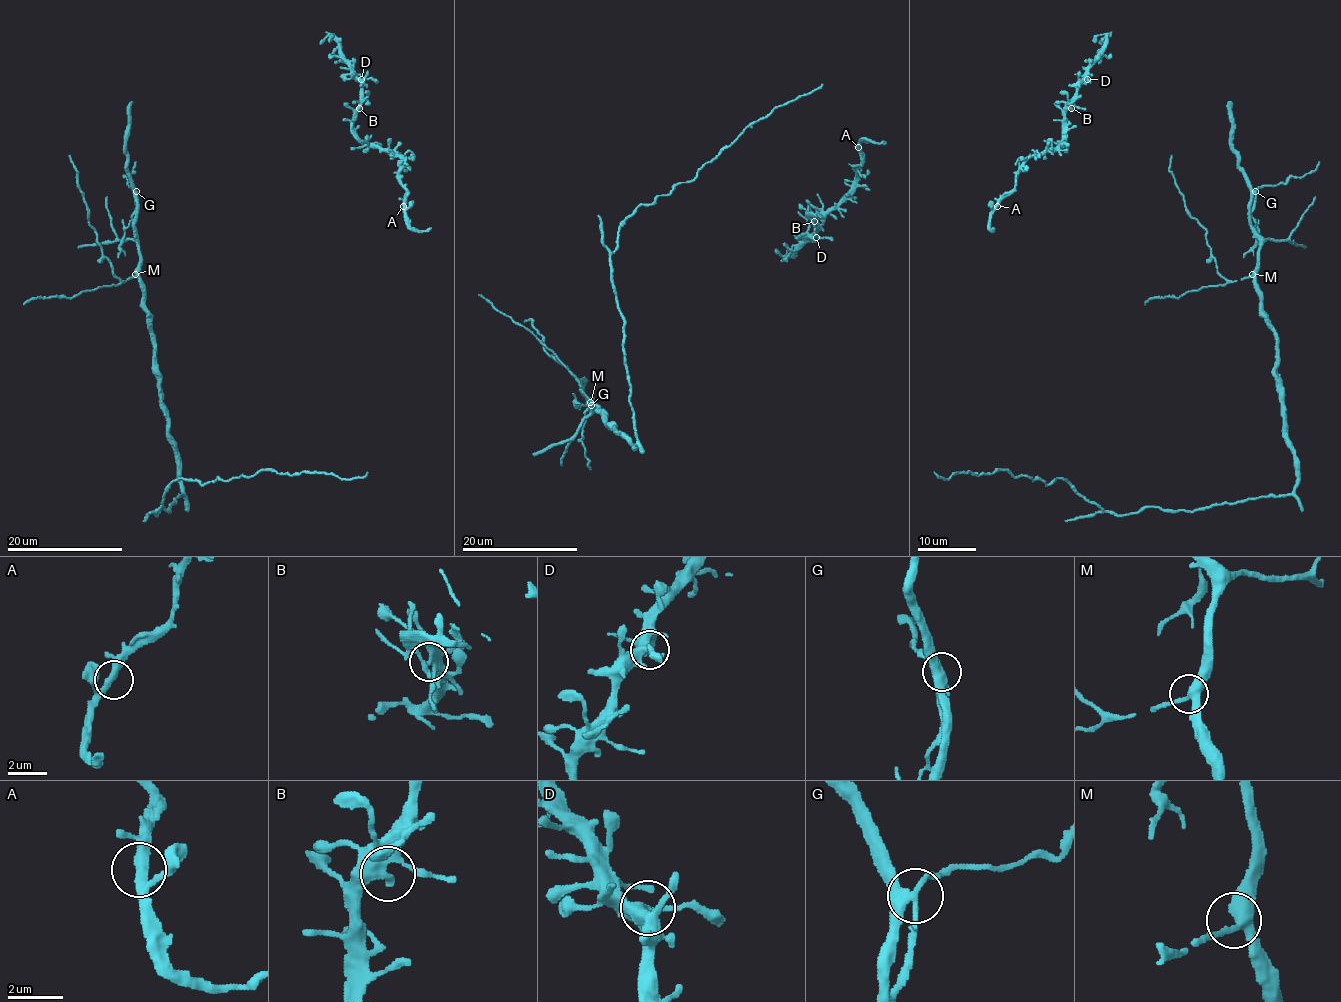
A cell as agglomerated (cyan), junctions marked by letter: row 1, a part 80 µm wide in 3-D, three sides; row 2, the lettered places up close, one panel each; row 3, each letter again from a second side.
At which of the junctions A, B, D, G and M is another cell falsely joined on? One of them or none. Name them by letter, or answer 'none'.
G

